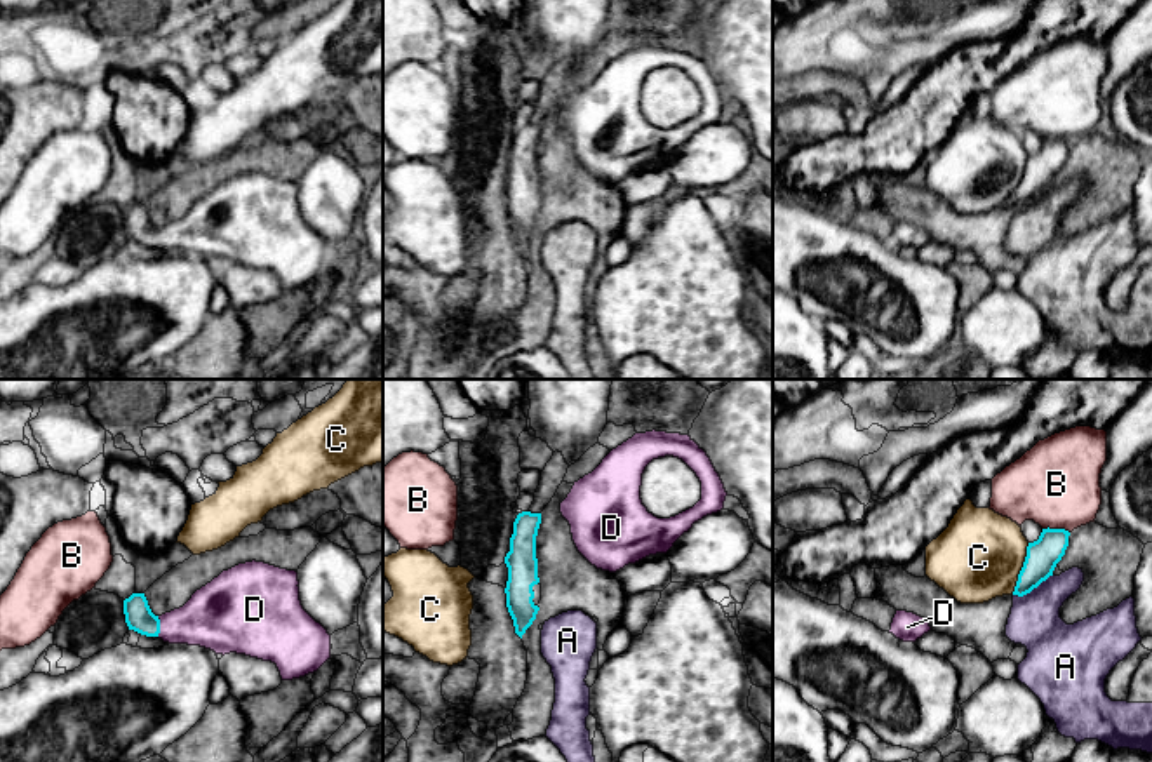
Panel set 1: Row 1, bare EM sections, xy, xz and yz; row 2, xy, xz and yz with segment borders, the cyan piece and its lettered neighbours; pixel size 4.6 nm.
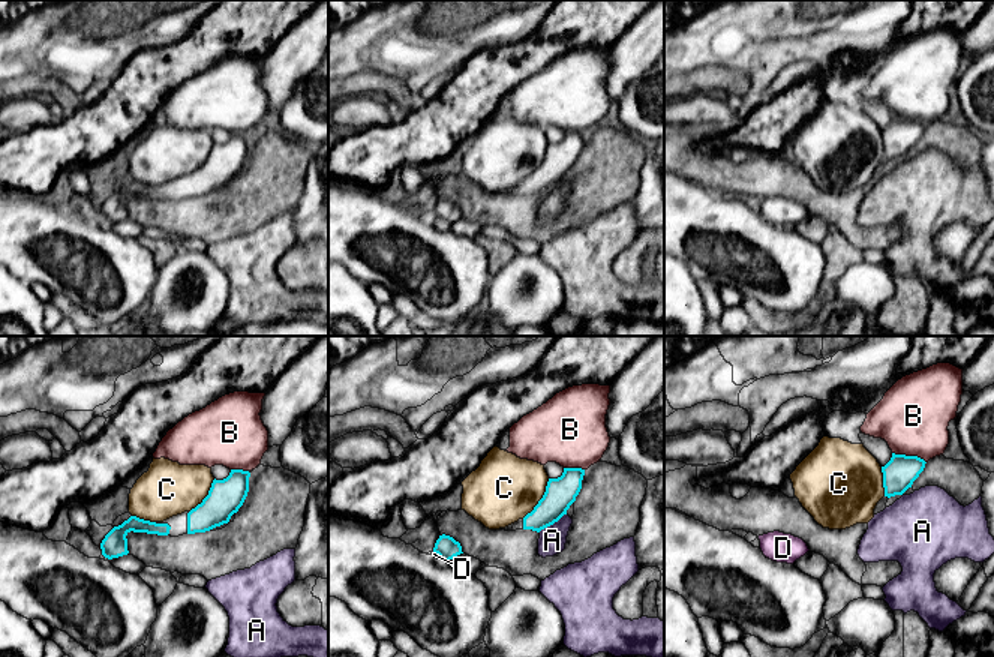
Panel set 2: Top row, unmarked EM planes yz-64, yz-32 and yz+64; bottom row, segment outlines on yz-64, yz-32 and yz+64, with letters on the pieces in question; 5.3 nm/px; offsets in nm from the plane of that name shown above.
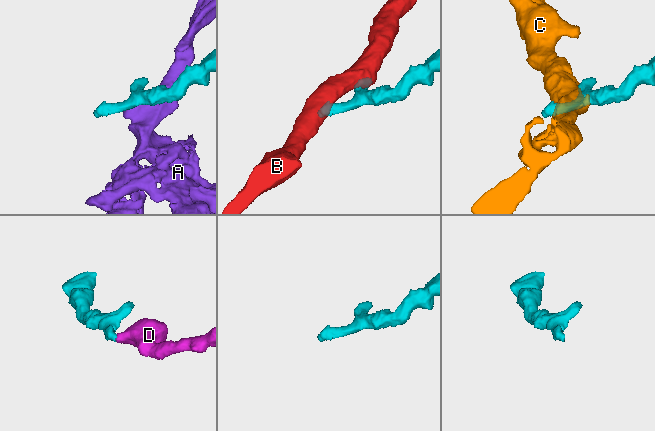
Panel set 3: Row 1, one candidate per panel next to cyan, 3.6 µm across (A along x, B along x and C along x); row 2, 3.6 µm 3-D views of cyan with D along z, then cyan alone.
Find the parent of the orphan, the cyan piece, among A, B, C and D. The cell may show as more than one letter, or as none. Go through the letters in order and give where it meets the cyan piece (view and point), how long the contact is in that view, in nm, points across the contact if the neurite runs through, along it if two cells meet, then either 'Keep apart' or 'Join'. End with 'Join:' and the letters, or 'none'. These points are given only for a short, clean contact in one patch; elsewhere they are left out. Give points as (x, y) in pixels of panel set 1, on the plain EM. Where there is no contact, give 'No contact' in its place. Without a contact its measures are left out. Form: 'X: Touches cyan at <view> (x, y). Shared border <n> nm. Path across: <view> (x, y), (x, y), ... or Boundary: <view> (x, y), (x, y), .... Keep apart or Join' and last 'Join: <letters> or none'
A: Touches cyan at yz (1032, 199). Shared border 220 nm. Boundary: yz (1053, 185), (1029, 202), (1013, 206). Keep apart
B: Touches cyan at yz (1057, 140). Shared border 130 nm. Boundary: yz (1043, 138), (1064, 138), (1069, 143). Keep apart
C: Touches cyan at yz (1022, 180). Shared border 260 nm. Keep apart
D: Touches cyan at xy (159, 237). Shared border 100 nm. Path across: xy (140, 228), (159, 237), (180, 237), (211, 228). Join
Join: D

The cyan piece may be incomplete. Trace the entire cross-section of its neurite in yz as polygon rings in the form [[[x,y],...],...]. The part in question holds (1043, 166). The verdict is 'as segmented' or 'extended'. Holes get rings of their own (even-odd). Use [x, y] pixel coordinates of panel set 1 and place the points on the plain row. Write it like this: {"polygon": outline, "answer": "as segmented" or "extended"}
{"polygon": [[[1042,139],[1037,151],[1028,153],[1023,177],[1013,205],[1023,207],[1053,186],[1056,174],[1065,165],[1070,143],[1065,139]]], "answer": "as segmented"}

